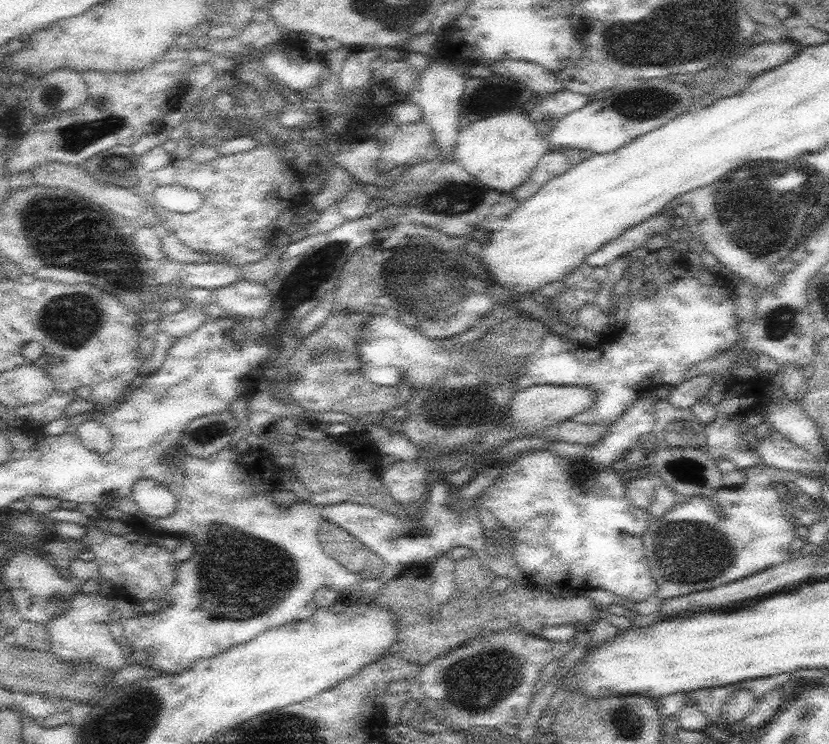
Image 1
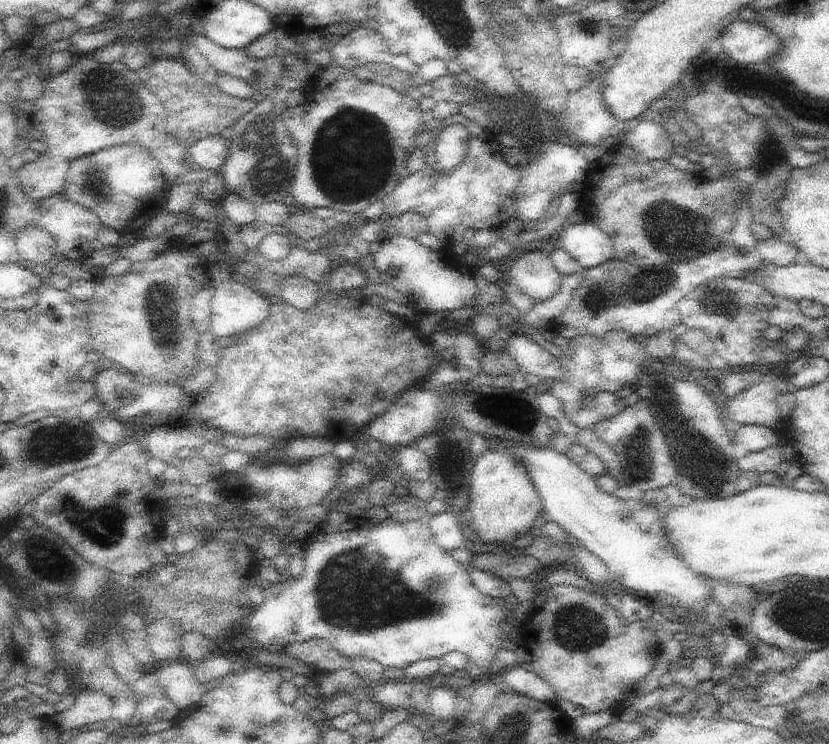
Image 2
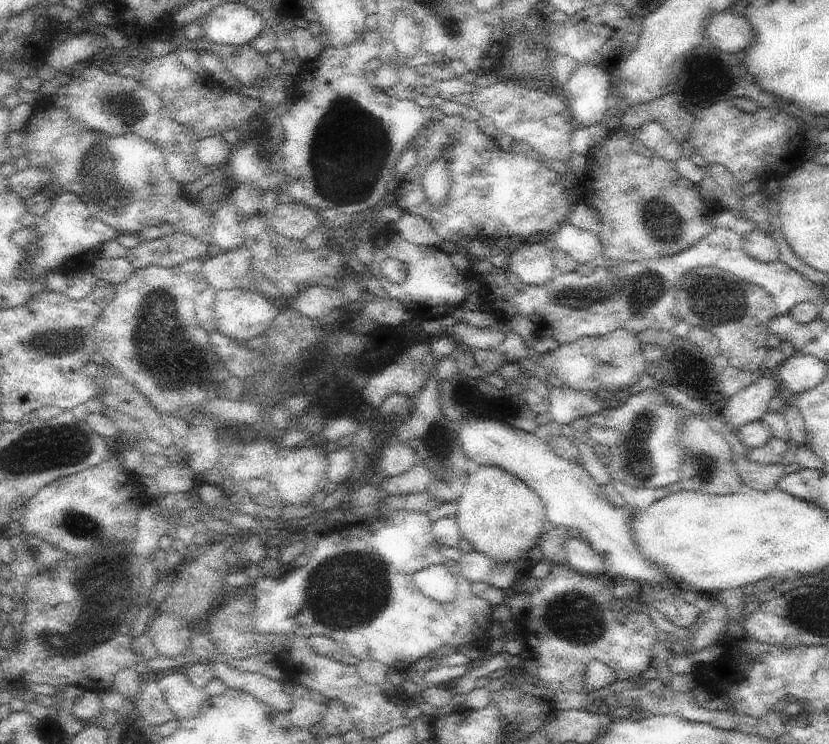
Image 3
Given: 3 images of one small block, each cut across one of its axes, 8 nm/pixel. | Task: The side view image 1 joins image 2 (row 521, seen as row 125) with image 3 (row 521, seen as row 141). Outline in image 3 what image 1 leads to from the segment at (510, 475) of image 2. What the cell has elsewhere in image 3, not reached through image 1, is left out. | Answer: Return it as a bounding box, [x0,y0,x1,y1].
[457,466,545,562]

